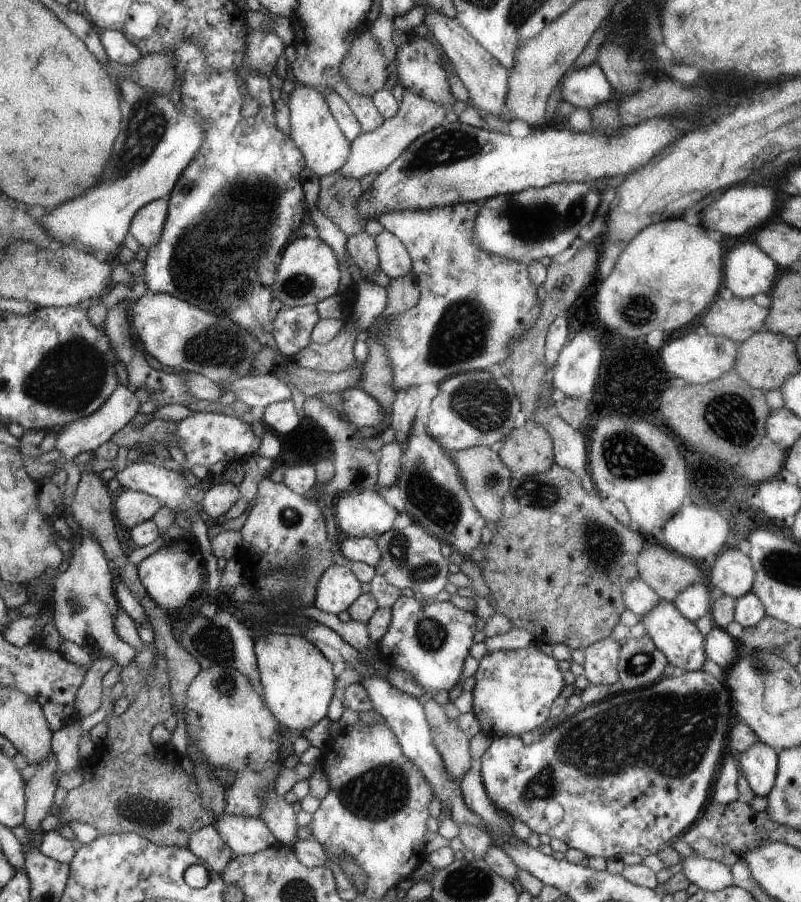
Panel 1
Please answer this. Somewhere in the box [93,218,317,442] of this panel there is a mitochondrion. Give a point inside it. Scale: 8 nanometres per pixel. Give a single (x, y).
(220, 347)

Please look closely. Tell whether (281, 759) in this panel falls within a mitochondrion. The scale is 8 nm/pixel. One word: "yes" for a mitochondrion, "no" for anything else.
no

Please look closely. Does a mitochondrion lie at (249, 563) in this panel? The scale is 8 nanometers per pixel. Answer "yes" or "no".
no

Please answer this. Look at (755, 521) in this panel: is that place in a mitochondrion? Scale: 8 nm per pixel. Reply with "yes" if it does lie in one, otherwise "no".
no

